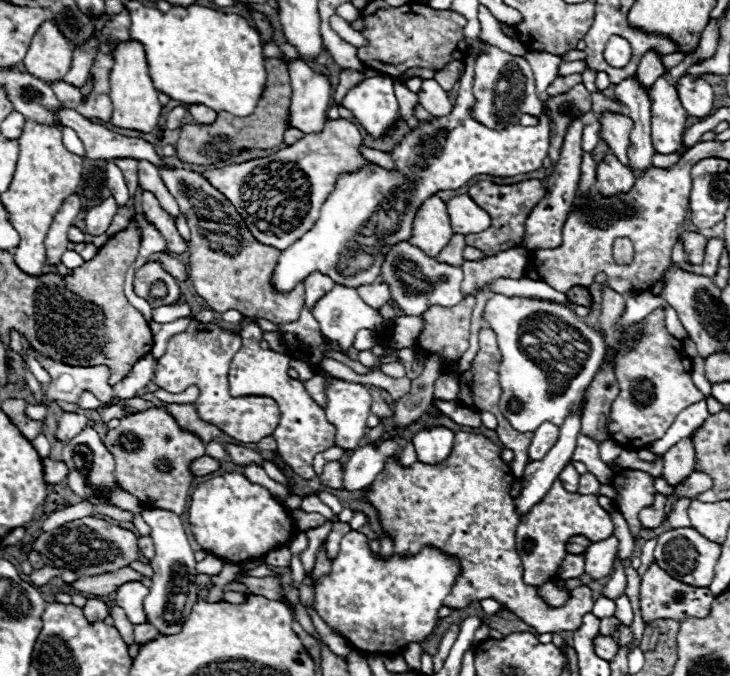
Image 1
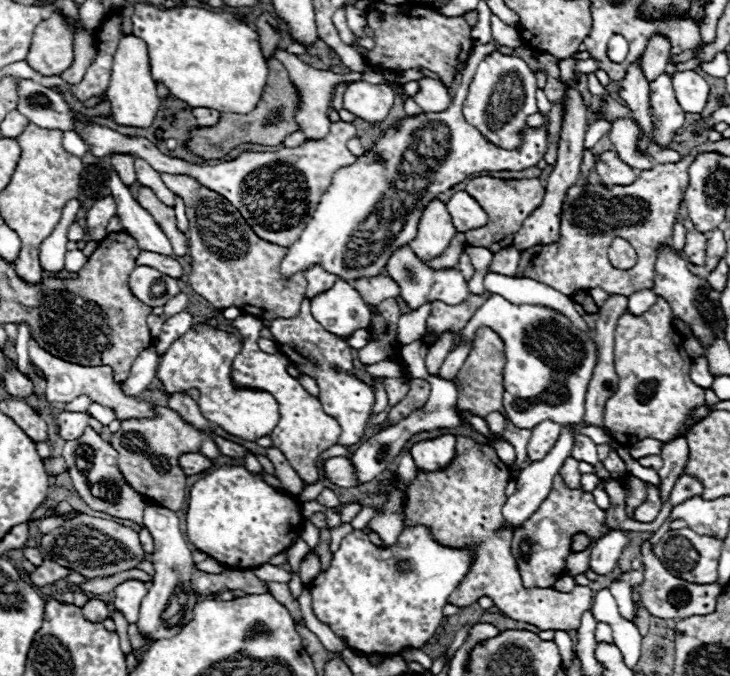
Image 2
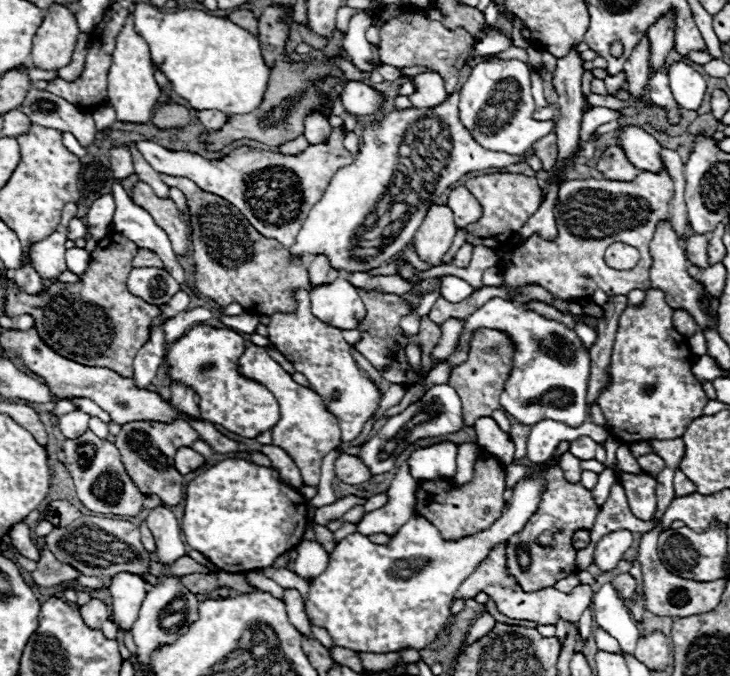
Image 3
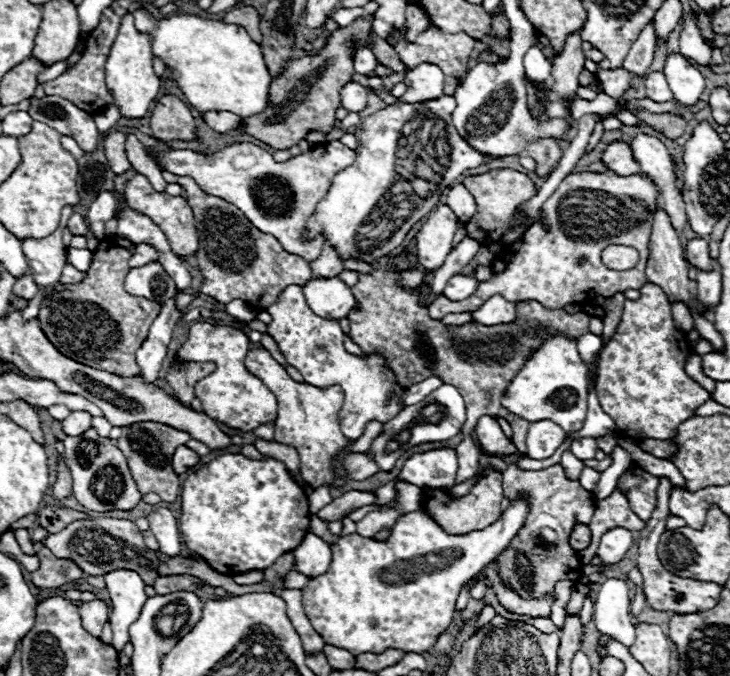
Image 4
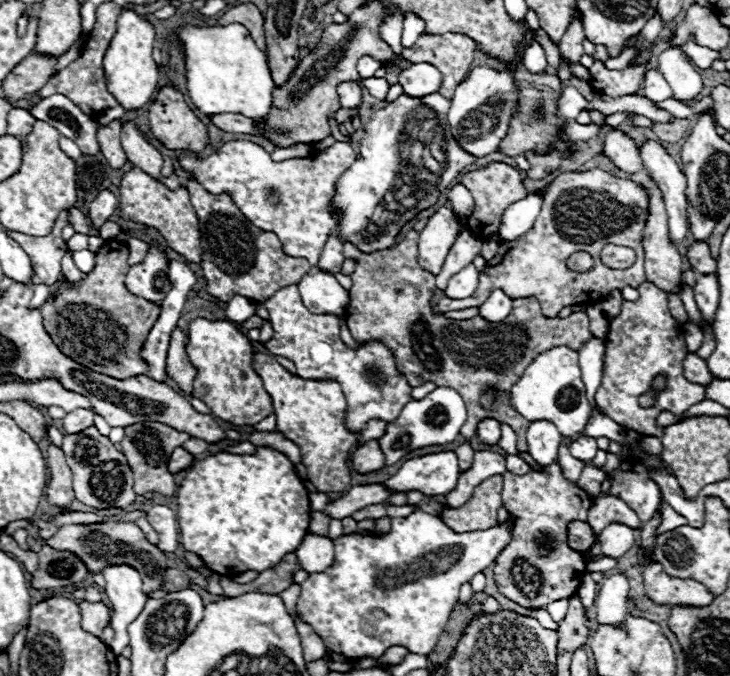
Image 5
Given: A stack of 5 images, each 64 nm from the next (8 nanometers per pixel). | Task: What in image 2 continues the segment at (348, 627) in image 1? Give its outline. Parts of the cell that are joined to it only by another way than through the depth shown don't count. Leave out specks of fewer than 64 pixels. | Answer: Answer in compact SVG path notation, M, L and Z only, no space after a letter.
M424 526L406 528L398 544L390 548L378 548L368 540L368 534L354 530L344 536L340 548L334 552L330 568L320 572L312 584L312 610L320 622L330 626L330 630L340 636L348 648L360 650L364 654L398 654L402 648L422 648L436 632L444 620L442 608L446 598L458 586L470 568L472 554L468 550L452 550L436 544Z

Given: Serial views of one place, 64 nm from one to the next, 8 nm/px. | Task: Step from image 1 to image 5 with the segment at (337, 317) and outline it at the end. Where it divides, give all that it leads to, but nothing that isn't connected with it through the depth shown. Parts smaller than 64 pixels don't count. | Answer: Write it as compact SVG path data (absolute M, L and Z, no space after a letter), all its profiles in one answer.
M312 268L298 288L304 306L314 314L344 316L346 304L350 304L348 290L342 288L332 274L320 272L318 268Z

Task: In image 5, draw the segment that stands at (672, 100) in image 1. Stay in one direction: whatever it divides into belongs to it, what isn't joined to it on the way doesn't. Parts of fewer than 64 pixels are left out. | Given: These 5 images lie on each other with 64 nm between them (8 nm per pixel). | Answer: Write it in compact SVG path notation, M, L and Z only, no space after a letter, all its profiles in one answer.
M648 70L644 76L644 96L652 102L662 102L672 98L672 90L658 70Z

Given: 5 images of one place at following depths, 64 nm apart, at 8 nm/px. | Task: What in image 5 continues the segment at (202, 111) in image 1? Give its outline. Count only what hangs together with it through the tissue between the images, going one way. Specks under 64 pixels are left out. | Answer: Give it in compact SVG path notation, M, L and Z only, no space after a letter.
M212 114L210 122L224 132L258 134L258 130L254 128L254 120L250 120L246 116L240 116L240 114Z

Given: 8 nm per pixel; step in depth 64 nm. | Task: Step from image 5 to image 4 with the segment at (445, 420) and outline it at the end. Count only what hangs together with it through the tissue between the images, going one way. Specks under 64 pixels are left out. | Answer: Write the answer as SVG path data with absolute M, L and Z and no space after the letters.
M442 384L430 396L426 396L422 402L418 402L414 406L406 406L402 412L398 412L398 416L388 420L382 426L380 436L376 436L374 442L370 444L368 452L374 456L380 472L388 472L388 470L394 468L396 460L408 448L422 444L422 442L448 440L448 438L456 436L462 430L464 420L466 420L466 408L464 408L464 400L462 400L460 392L450 384Z

